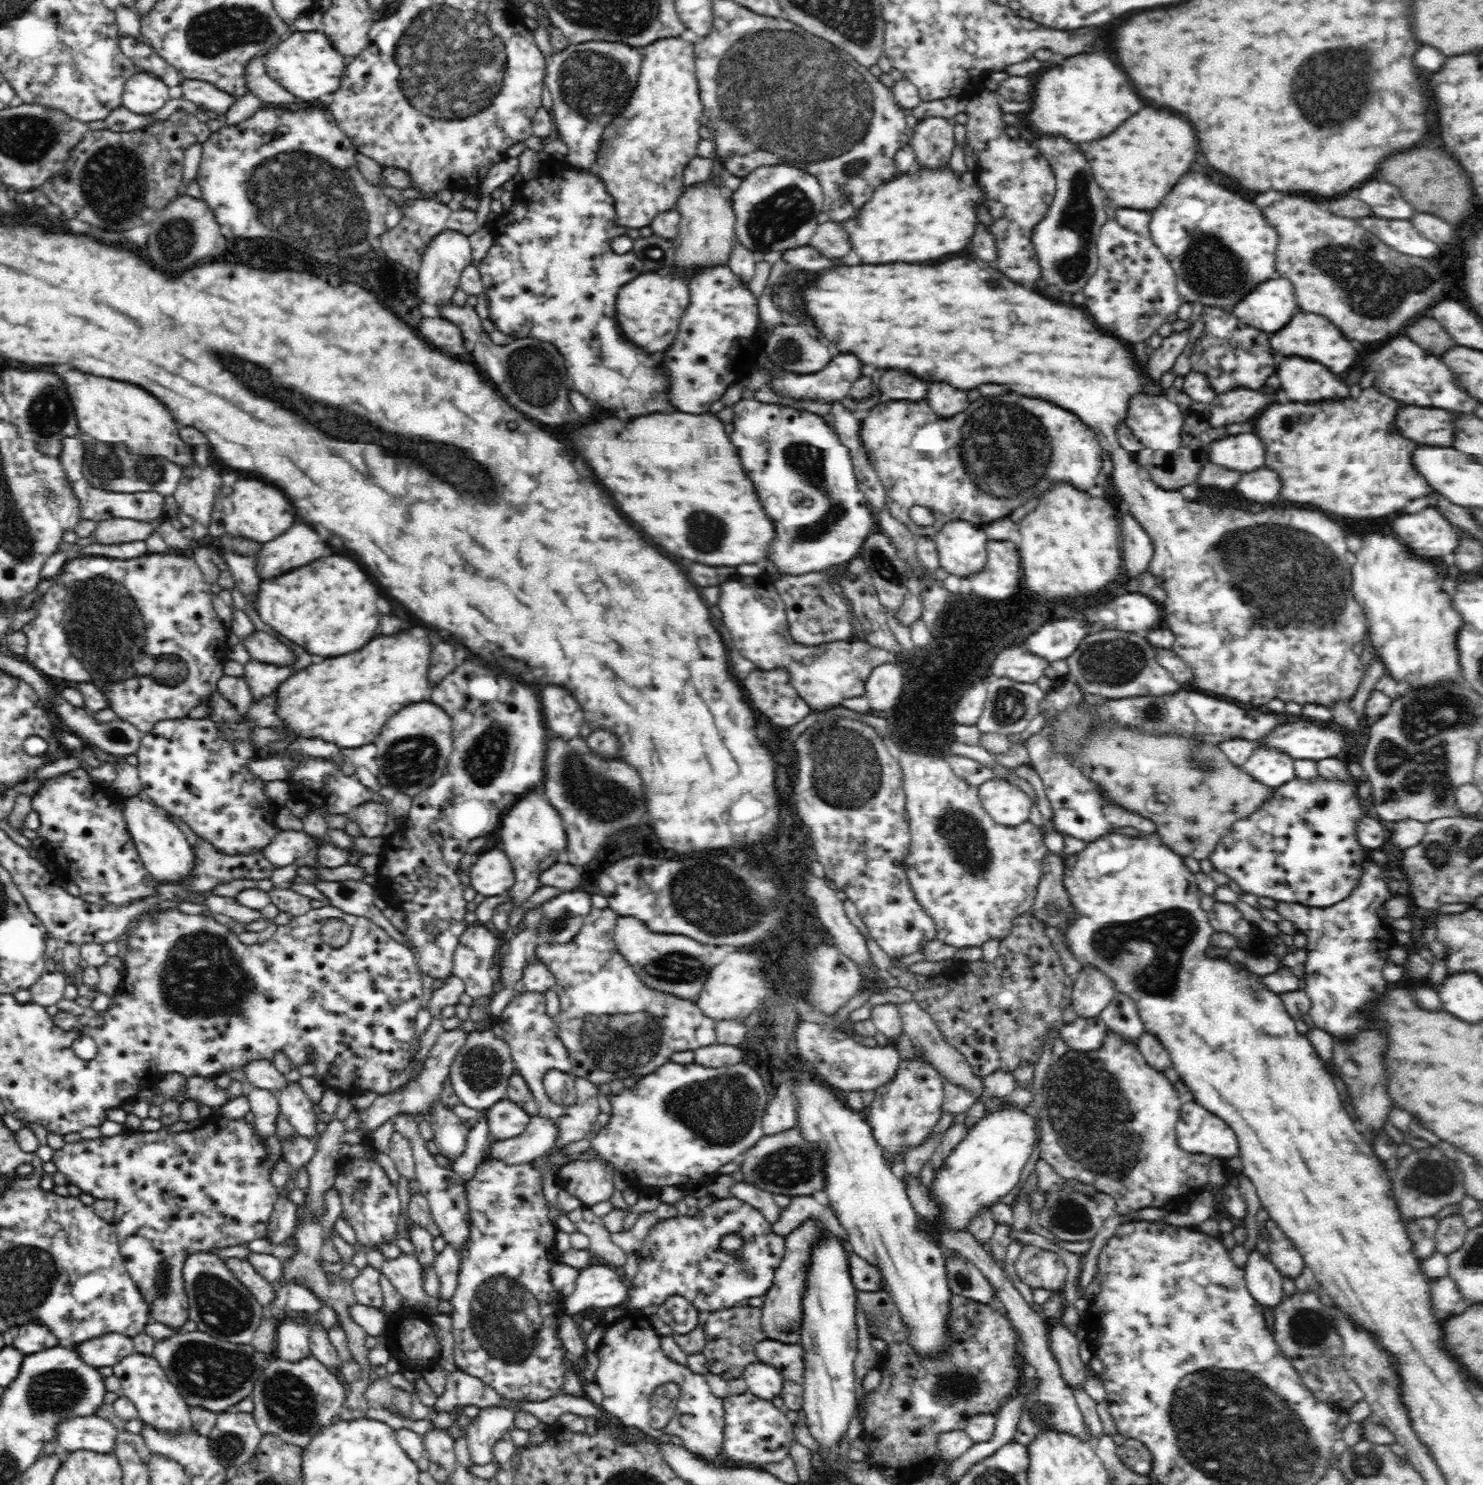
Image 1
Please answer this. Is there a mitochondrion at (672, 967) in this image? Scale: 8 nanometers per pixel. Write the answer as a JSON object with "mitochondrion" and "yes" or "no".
{"mitochondrion":"yes"}

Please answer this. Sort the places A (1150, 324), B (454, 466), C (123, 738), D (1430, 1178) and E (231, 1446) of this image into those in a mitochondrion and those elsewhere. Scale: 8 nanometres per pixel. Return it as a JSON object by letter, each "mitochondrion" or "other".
{"A":"other","B":"mitochondrion","C":"mitochondrion","D":"mitochondrion","E":"mitochondrion"}

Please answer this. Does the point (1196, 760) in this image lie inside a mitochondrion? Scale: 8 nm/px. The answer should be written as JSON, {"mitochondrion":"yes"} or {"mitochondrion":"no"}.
{"mitochondrion":"yes"}

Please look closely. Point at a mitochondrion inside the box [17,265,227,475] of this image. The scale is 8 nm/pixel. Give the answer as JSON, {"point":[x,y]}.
{"point":[47,414]}

